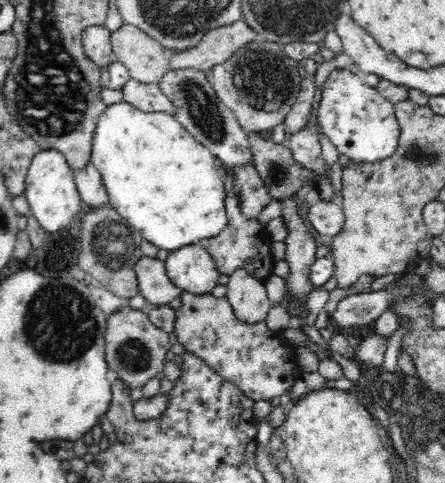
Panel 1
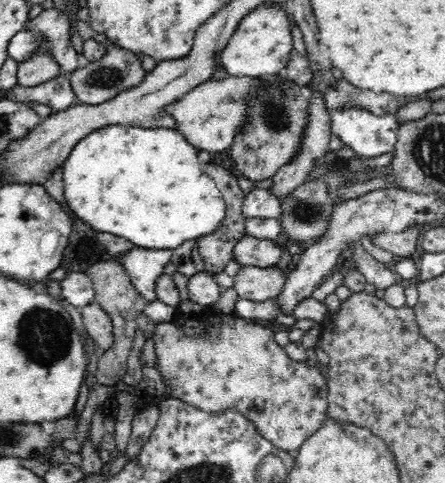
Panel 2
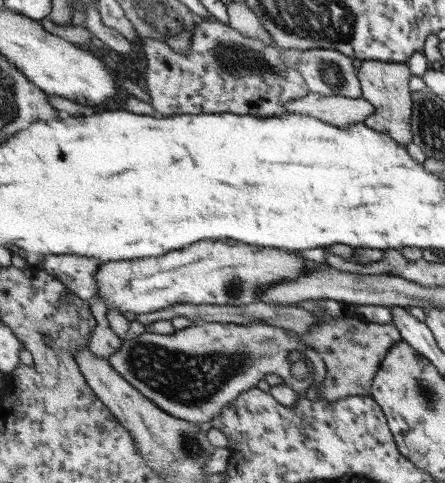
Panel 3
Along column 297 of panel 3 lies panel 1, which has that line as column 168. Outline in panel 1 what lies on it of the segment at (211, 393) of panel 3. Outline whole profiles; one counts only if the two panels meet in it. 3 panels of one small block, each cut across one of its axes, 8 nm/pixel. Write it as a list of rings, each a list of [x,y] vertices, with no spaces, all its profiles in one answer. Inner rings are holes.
[[[124,306],[122,310],[116,310],[112,316],[108,316],[108,330],[106,330],[106,358],[110,364],[110,370],[118,374],[132,390],[144,388],[152,378],[156,378],[160,372],[164,372],[166,354],[172,348],[170,334],[152,324],[150,316],[140,310],[132,310],[130,306]]]

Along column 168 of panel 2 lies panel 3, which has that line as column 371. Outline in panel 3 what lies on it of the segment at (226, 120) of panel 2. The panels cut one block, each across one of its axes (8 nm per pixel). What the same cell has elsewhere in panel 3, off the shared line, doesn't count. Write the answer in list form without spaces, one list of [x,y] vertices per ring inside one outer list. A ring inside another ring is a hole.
[[[311,92],[309,96],[297,98],[287,104],[289,114],[313,116],[325,124],[347,130],[357,124],[365,124],[373,114],[375,106],[367,98],[343,98],[343,96],[323,96]]]

